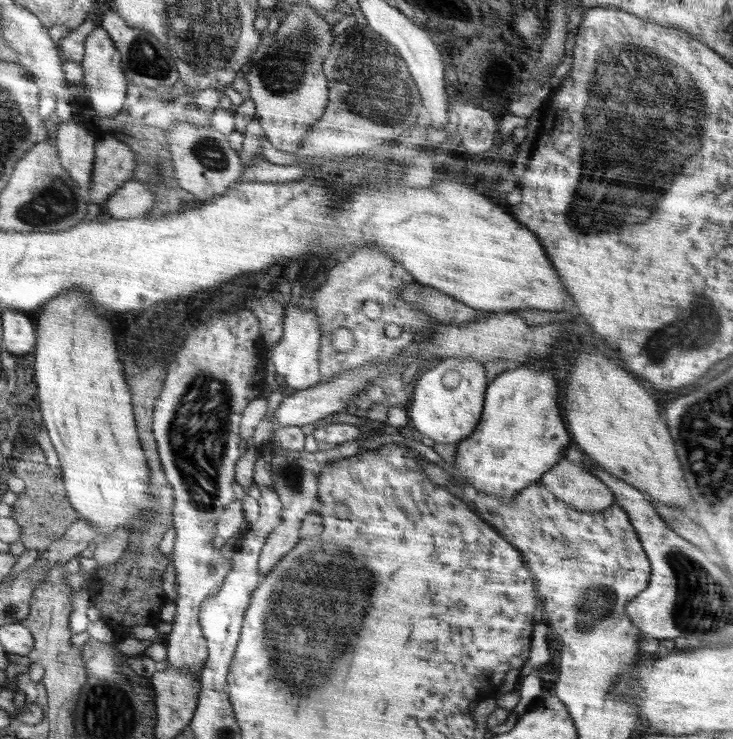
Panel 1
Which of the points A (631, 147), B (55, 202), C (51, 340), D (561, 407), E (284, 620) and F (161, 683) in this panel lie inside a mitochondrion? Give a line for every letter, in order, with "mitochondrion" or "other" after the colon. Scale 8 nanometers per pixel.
A: mitochondrion
B: mitochondrion
C: other
D: other
E: mitochondrion
F: other

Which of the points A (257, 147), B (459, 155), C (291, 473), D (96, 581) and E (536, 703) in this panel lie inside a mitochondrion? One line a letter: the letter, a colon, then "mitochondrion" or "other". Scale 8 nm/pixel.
A: other
B: other
C: mitochondrion
D: other
E: other

